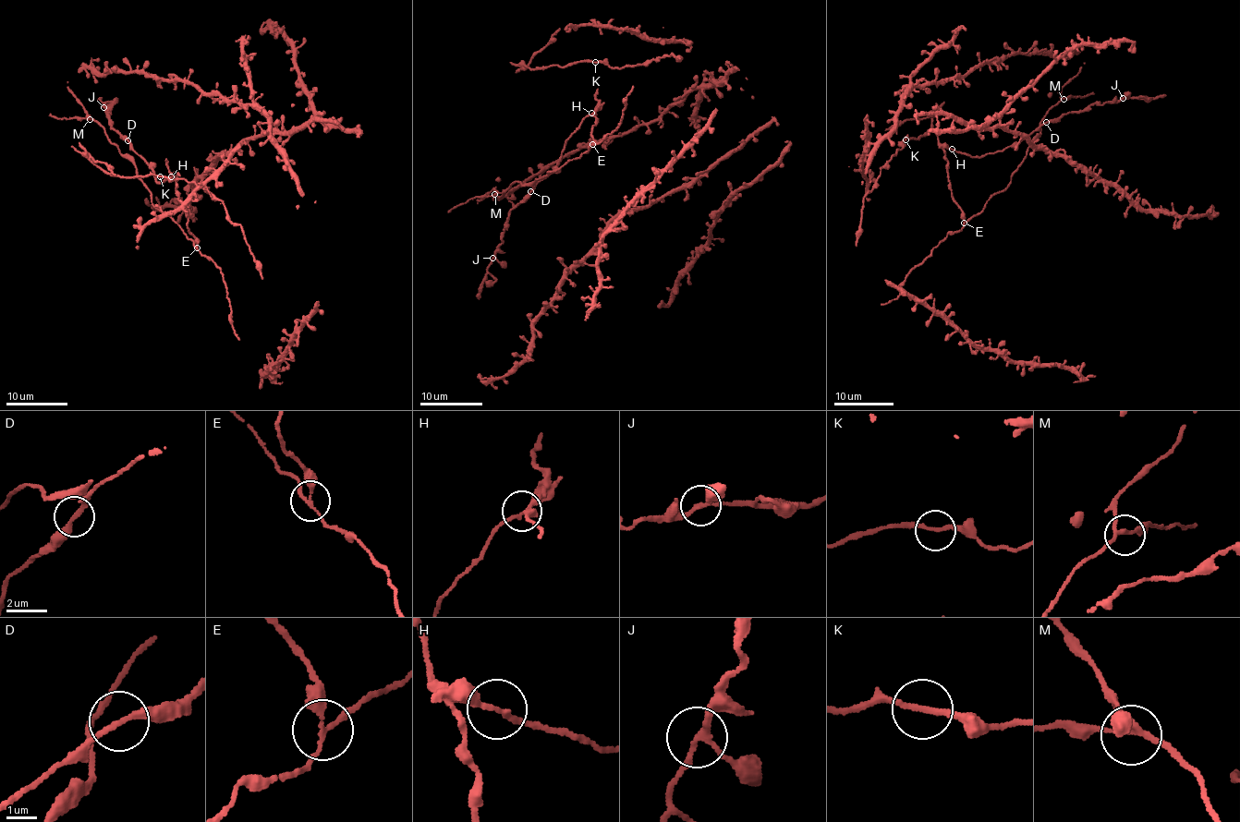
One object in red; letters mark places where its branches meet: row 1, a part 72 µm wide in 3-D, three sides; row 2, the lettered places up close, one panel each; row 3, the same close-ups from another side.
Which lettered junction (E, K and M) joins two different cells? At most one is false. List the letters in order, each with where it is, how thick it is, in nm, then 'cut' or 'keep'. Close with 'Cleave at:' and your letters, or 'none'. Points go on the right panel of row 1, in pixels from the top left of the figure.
E: (964, 223) | 180 nm | cut
K: (905, 139) | 180 nm | keep
M: (1063, 99) | 170 nm | keep
Cleave at: E

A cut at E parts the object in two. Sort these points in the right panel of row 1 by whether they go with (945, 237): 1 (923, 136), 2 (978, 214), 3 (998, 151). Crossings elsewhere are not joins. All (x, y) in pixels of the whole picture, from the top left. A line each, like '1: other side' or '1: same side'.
1: same side
2: same side
3: other side

